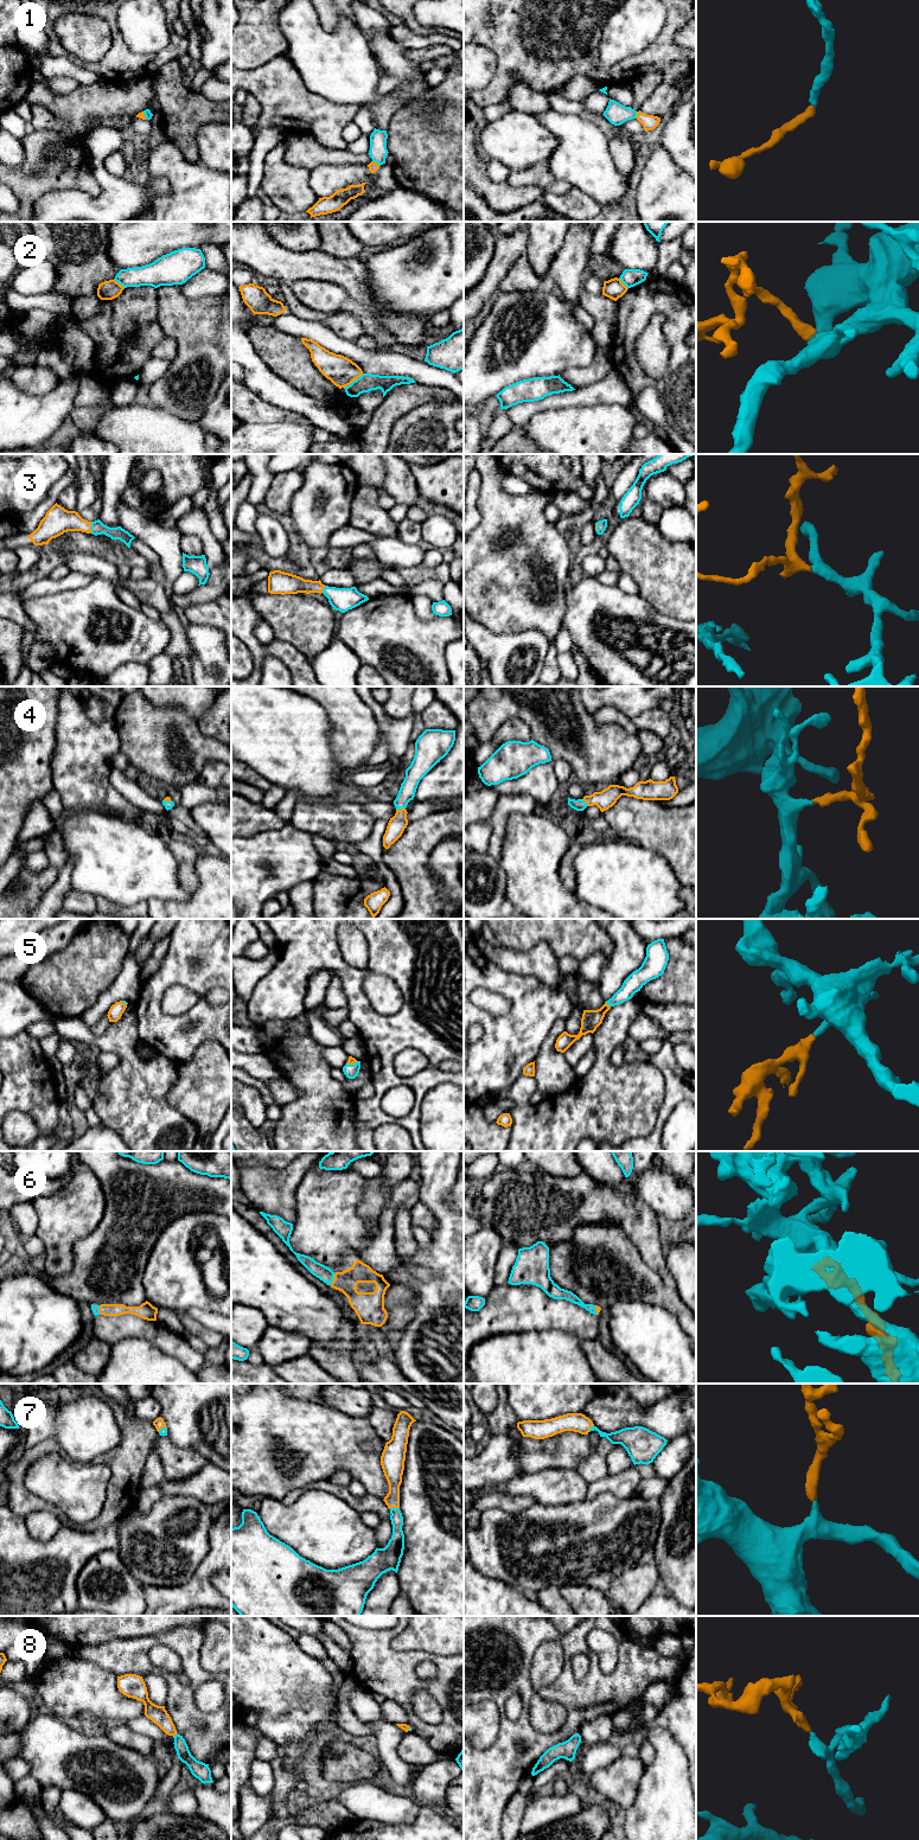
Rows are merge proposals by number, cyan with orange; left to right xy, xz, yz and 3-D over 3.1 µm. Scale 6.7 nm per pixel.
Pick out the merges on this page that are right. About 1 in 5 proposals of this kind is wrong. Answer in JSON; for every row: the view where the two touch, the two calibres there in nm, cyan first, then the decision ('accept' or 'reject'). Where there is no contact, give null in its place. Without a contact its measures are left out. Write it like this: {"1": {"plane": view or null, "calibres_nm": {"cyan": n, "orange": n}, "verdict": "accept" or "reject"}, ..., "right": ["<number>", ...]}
{"1": {"plane": "xz", "calibres_nm": {"cyan": 120, "orange": 70}, "verdict": "accept"}, "2": {"plane": "xz", "calibres_nm": {"cyan": 120, "orange": 200}, "verdict": "reject"}, "3": {"plane": "xy", "calibres_nm": {"cyan": 100, "orange": 190}, "verdict": "accept"}, "4": {"plane": "xz", "calibres_nm": {"cyan": 110, "orange": 120}, "verdict": "accept"}, "5": {"plane": "yz", "calibres_nm": {"cyan": 120, "orange": 130}, "verdict": "accept"}, "6": {"plane": "xz", "calibres_nm": {"cyan": 100, "orange": 150}, "verdict": "accept"}, "7": {"plane": "xz", "calibres_nm": {"cyan": 110, "orange": 130}, "verdict": "accept"}, "8": {"plane": "xy", "calibres_nm": {"cyan": 90, "orange": 120}, "verdict": "accept"}, "right": ["1", "3", "4", "5", "6", "7", "8"]}

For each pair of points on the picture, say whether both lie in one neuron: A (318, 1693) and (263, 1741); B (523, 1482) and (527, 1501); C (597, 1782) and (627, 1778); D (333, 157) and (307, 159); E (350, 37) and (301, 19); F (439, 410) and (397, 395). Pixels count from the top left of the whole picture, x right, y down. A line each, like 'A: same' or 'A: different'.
A: different
B: different
C: same
D: same
E: same
F: different

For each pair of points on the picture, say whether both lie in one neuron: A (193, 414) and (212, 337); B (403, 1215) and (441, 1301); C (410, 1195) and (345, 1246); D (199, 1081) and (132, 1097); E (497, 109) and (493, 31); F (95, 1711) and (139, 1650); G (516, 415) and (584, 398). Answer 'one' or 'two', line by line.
A: one
B: two
C: two
D: two
E: two
F: two
G: one

